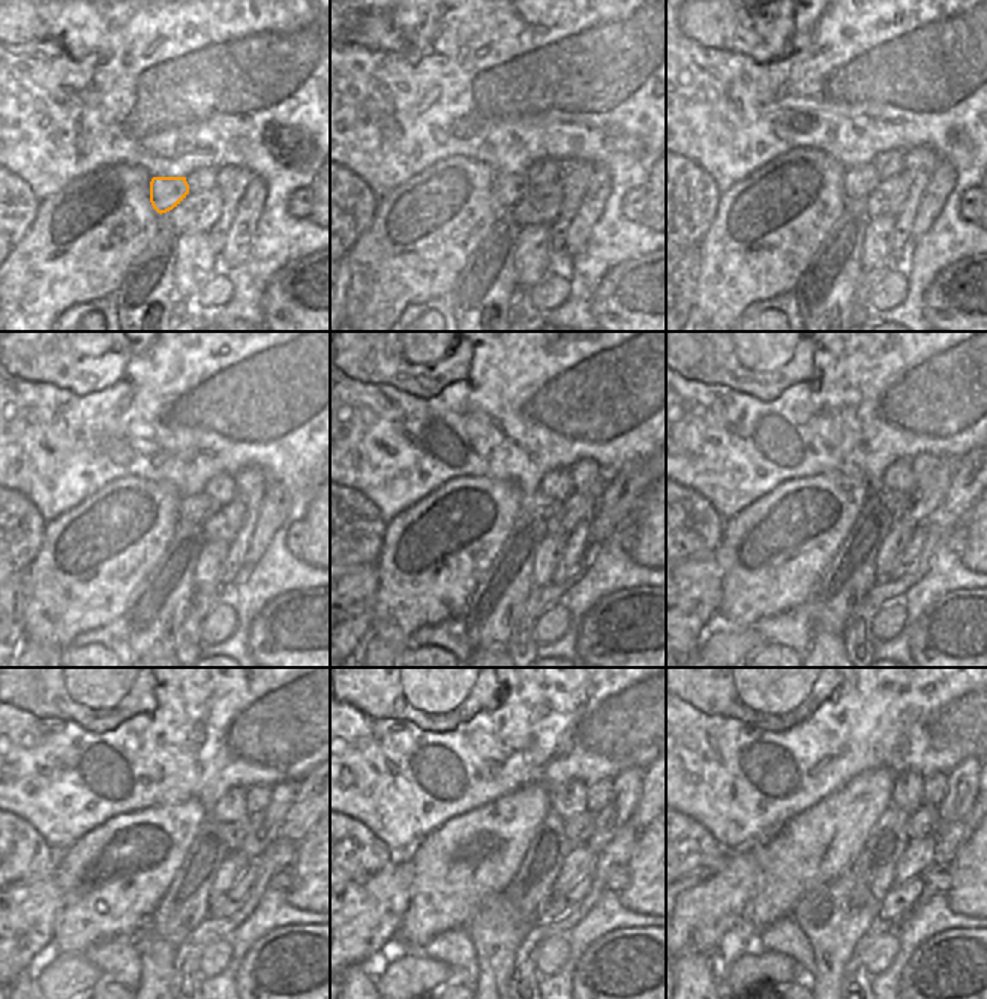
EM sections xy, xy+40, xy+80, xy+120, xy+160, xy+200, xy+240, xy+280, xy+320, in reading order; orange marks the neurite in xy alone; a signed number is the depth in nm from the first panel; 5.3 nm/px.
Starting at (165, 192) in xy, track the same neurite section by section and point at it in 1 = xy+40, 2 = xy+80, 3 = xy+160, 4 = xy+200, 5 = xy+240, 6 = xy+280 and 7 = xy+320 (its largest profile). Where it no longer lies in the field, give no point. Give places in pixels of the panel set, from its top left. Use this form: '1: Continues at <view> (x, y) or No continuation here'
1: Continues at xy+40 (507, 189)
2: Continues at xy+80 (858, 182)
3: Continues at xy+160 (534, 504)
4: Continues at xy+200 (897, 501)
5: Continues at xy+240 (234, 833)
6: Continues at xy+280 (578, 830)
7: Continues at xy+320 (921, 822)

